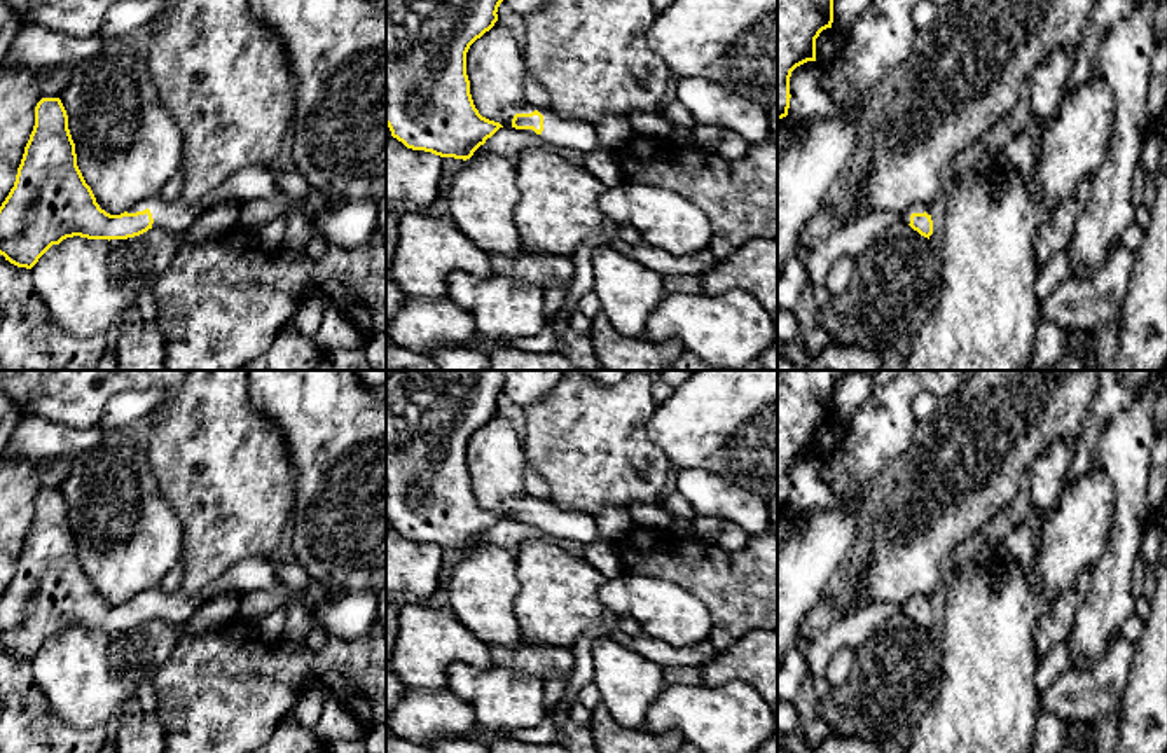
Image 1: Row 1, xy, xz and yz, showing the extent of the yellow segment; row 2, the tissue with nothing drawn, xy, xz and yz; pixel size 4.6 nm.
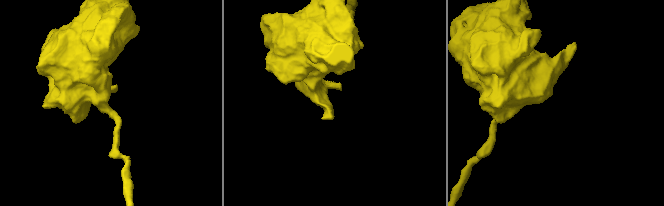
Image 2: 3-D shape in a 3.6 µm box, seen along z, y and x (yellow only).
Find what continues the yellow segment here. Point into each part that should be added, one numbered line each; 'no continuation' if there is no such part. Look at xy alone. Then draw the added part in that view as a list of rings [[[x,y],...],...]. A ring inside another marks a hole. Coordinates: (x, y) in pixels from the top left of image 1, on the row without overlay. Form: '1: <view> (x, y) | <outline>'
1: xy (255, 573) | [[[248,557],[232,566],[220,580],[194,596],[180,592],[166,594],[159,587],[135,594],[128,604],[150,601],[154,615],[152,620],[164,620],[171,625],[187,622],[206,601],[224,594],[238,592],[246,596],[255,591],[269,591],[280,585],[274,575],[271,559]]]

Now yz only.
1: yz (918, 598) | [[[914,594],[912,598],[908,598],[903,604],[901,604],[901,613],[903,615],[910,615],[910,606],[912,604],[928,604],[928,606],[931,606],[929,604],[929,596],[926,596],[926,594]]]

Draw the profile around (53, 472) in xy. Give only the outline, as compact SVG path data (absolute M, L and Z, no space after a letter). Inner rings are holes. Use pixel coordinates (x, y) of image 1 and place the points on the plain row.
M45 459L38 468L37 475L40 479L42 489L59 489L72 470L72 459Z

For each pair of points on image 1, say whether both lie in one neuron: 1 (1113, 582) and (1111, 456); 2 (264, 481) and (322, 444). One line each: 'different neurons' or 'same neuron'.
1: same neuron
2: different neurons

